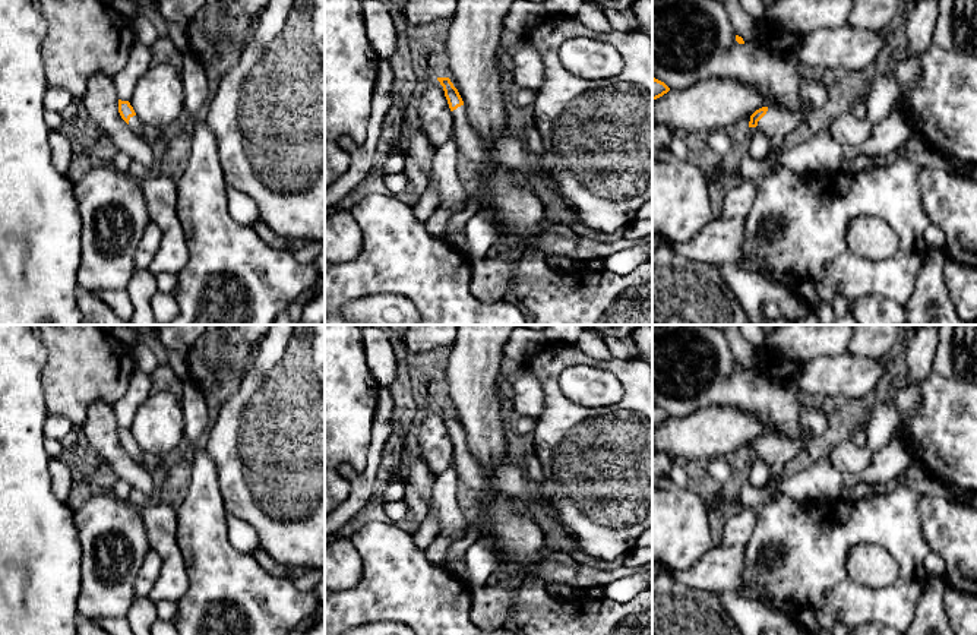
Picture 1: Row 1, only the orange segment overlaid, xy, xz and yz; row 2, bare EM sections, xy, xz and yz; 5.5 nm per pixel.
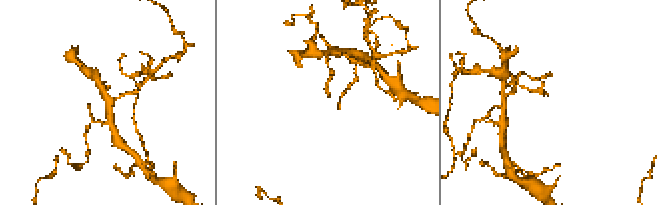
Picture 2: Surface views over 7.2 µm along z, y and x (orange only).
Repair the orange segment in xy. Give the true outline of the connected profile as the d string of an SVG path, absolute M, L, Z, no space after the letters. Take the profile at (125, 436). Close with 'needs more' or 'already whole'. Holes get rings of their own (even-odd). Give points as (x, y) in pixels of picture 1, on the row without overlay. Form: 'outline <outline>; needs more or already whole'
outline M118 427L118 440L137 464L143 467L151 465L151 459L140 451L129 429Z; needs more

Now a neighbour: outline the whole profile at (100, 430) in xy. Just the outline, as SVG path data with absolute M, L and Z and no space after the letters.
M94 402L82 426L83 446L97 459L107 462L117 478L127 481L146 496L154 496L159 476L155 470L137 464L118 440L118 426L113 405Z

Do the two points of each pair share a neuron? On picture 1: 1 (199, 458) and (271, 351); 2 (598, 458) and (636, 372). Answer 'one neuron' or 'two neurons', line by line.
1: two neurons
2: one neuron

